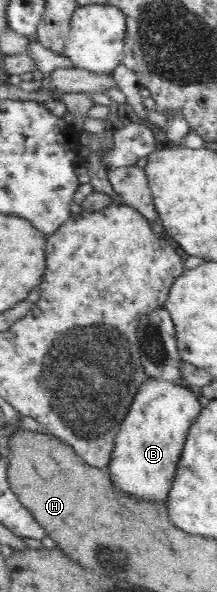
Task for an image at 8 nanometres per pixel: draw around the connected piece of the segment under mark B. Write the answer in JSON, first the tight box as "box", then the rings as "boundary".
{"box":[107,379,201,503],"boundary":[[[146,379],[134,396],[112,447],[107,469],[114,486],[138,500],[165,503],[176,477],[185,439],[201,409],[190,387],[169,380]]]}

